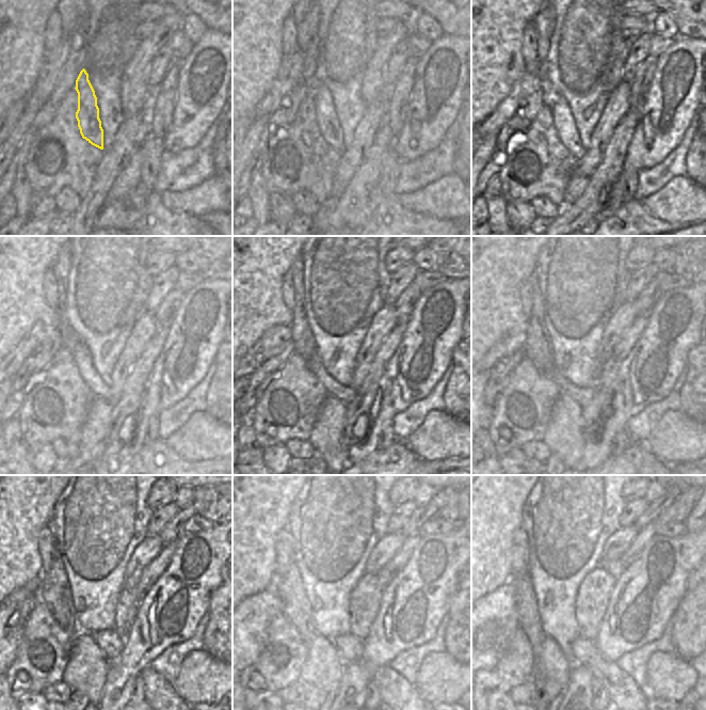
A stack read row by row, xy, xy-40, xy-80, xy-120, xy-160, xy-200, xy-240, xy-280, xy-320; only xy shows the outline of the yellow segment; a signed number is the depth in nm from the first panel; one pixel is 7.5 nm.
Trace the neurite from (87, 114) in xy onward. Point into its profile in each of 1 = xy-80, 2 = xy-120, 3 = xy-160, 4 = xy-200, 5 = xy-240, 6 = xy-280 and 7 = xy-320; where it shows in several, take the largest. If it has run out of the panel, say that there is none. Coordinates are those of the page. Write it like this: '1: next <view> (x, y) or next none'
1: next xy-80 (563, 121)
2: next xy-120 (82, 359)
3: next xy-160 (347, 394)
4: next xy-200 (586, 396)
5: next xy-240 (111, 644)
6: next xy-280 (350, 647)
7: next xy-320 (624, 692)

